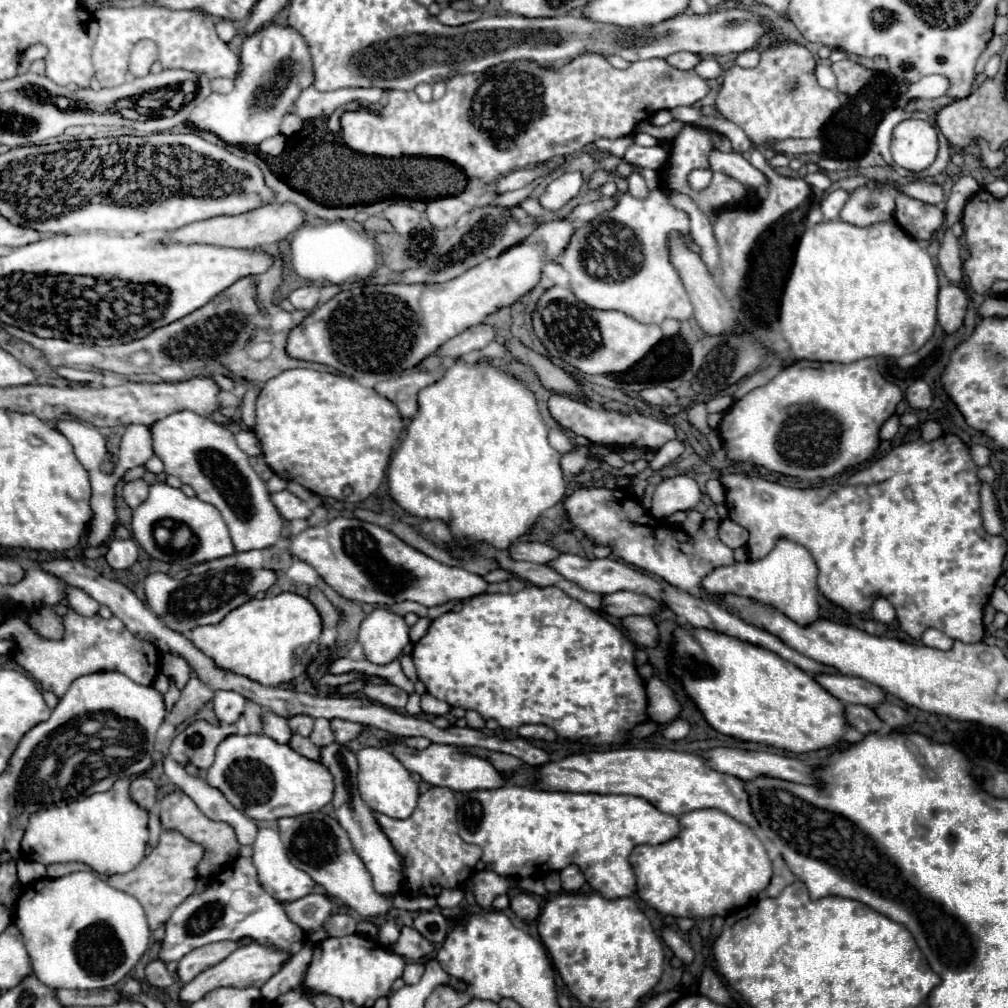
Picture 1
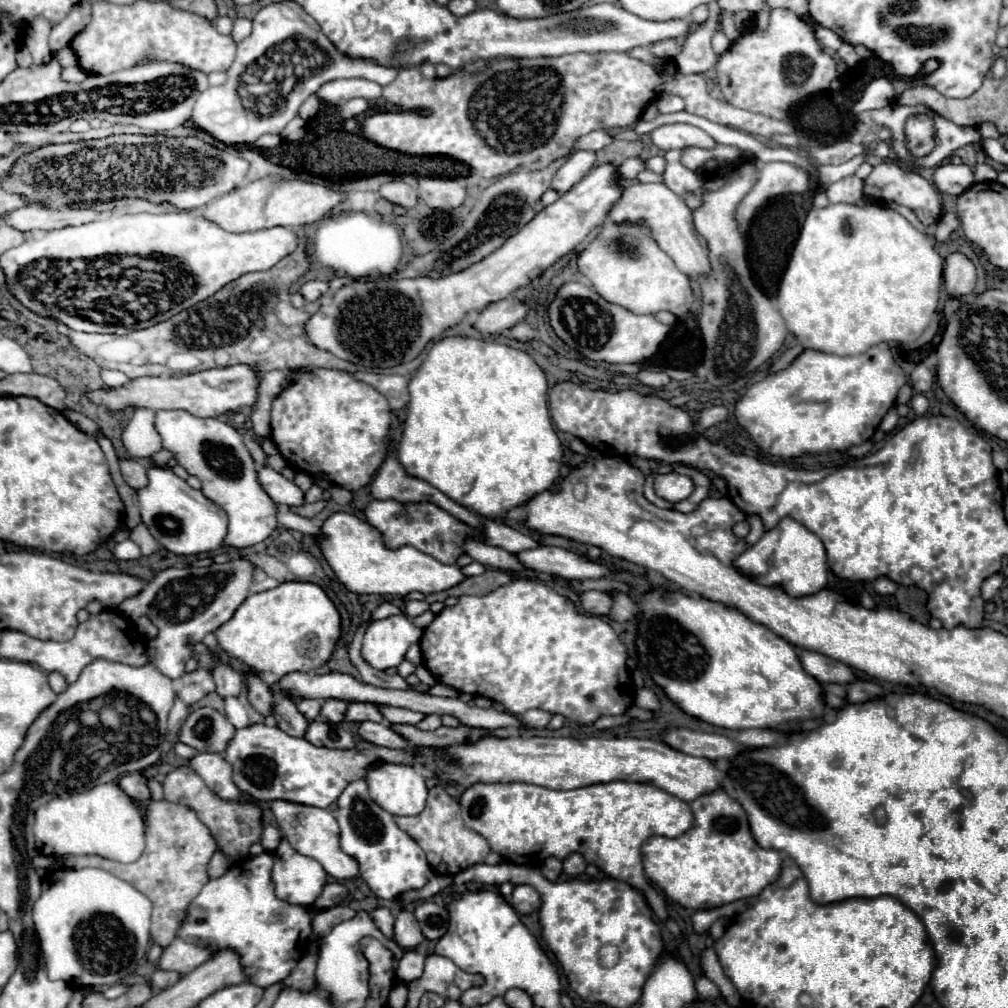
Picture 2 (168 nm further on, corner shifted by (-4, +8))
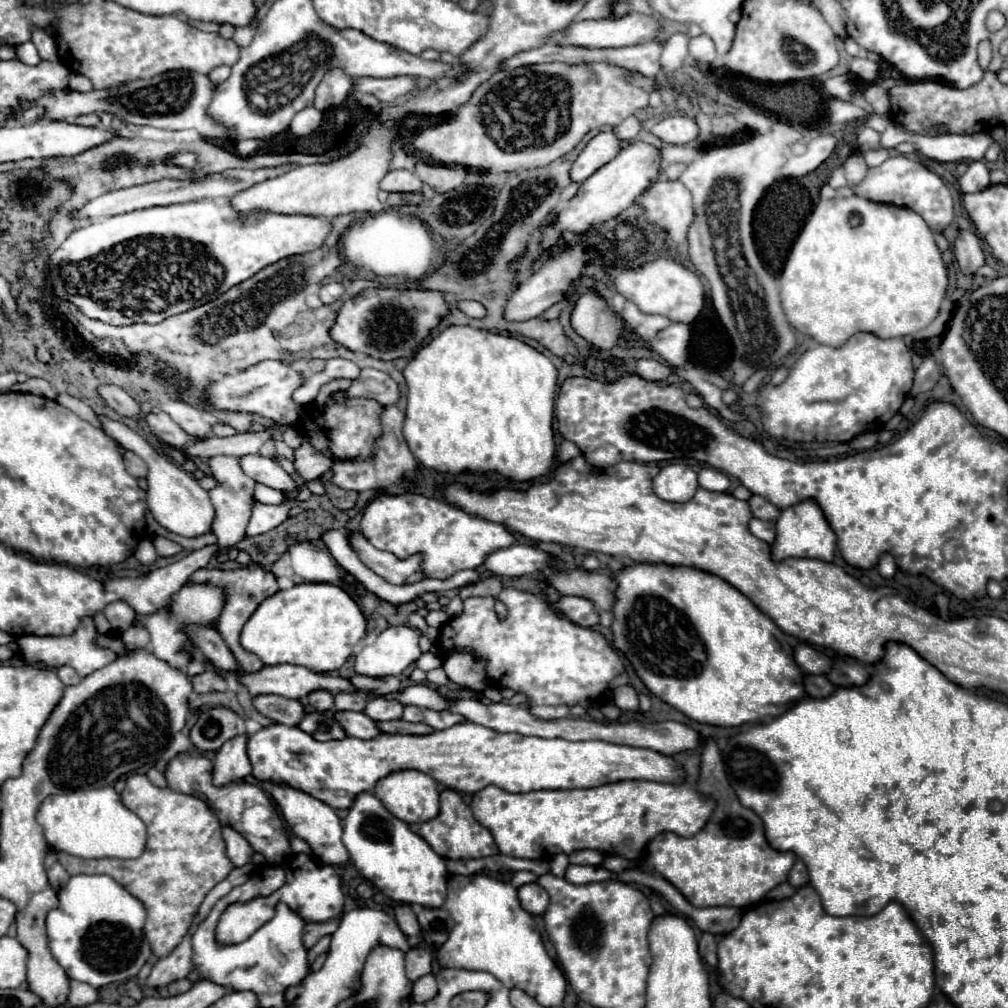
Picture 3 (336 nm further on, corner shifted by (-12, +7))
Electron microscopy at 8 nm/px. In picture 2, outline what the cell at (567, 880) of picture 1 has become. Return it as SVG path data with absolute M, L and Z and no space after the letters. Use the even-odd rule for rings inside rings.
M570 854L564 860L564 874L566 876L580 876L586 870L586 860L582 854Z

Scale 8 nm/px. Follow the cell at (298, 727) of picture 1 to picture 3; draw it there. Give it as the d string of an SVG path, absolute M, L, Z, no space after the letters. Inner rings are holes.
M314 691L308 695L308 705L316 711L328 711L334 707L334 697L326 691Z

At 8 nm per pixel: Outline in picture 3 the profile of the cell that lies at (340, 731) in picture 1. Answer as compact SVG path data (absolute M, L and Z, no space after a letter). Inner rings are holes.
M382 697L370 699L364 713L374 719L374 721L392 721L392 719L400 719L402 717L404 707L398 705L398 701L386 701Z

